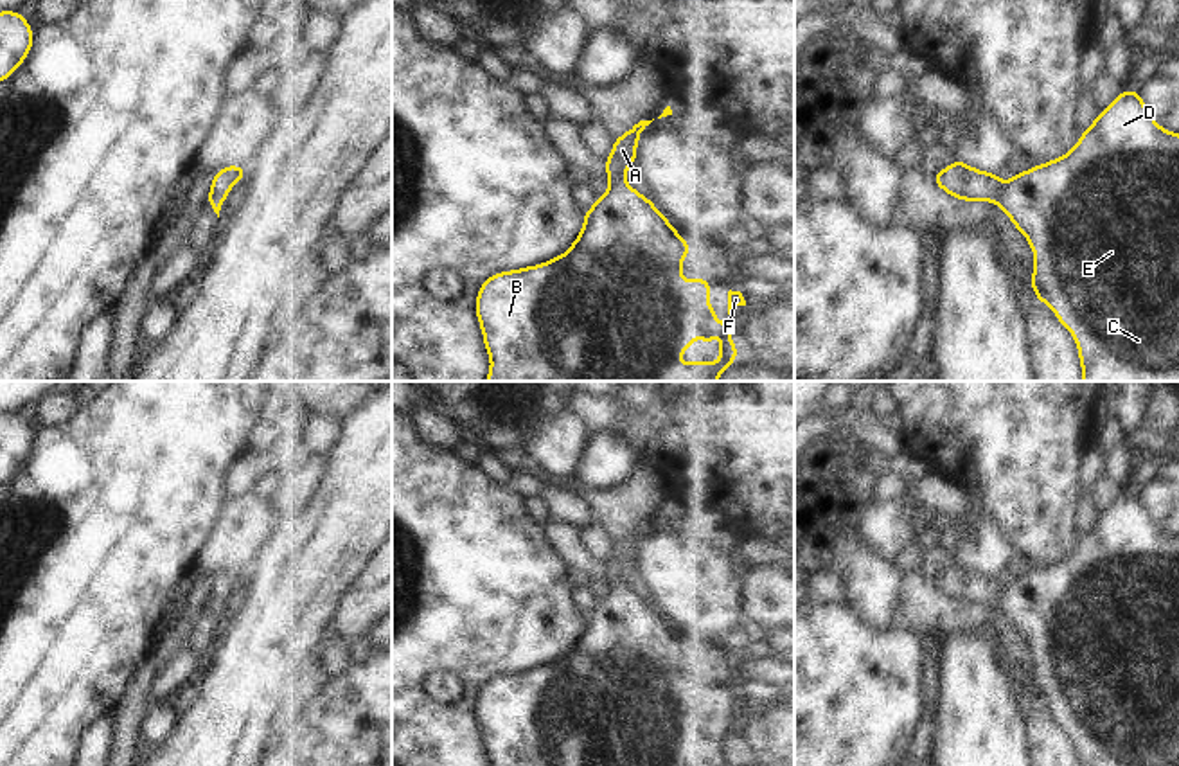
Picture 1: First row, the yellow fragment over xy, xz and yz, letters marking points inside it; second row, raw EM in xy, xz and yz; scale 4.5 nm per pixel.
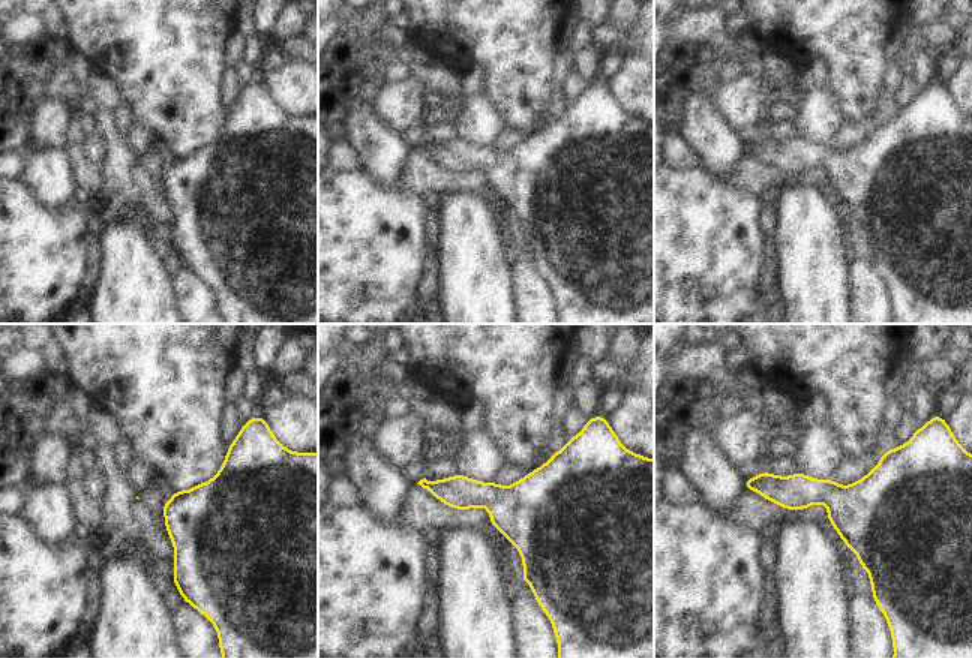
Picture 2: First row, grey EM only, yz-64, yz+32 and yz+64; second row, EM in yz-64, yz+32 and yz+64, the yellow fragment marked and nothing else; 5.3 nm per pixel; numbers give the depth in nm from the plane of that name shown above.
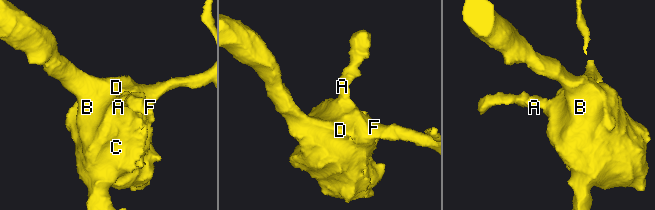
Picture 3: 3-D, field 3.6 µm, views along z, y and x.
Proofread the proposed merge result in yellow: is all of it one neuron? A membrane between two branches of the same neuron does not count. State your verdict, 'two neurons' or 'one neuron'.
one neuron

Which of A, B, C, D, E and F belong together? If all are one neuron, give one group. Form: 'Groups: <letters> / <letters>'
Groups: A B C D E F.

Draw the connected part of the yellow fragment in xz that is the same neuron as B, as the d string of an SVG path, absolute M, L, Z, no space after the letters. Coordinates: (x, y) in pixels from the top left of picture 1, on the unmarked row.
M640 523L613 541L613 556L604 561L611 588L584 613L584 629L563 658L537 669L500 674L482 685L474 714L491 766L679 766L679 755L692 752L697 735L705 750L714 746L715 728L721 730L721 761L714 766L733 766L739 761L730 721L719 725L708 707L714 687L705 680L681 681L681 665L692 649L647 599L625 584L624 575L634 570L640 538L651 525Z

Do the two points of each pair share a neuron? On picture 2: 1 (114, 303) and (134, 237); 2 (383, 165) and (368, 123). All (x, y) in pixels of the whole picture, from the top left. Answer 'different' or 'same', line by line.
1: same
2: same

